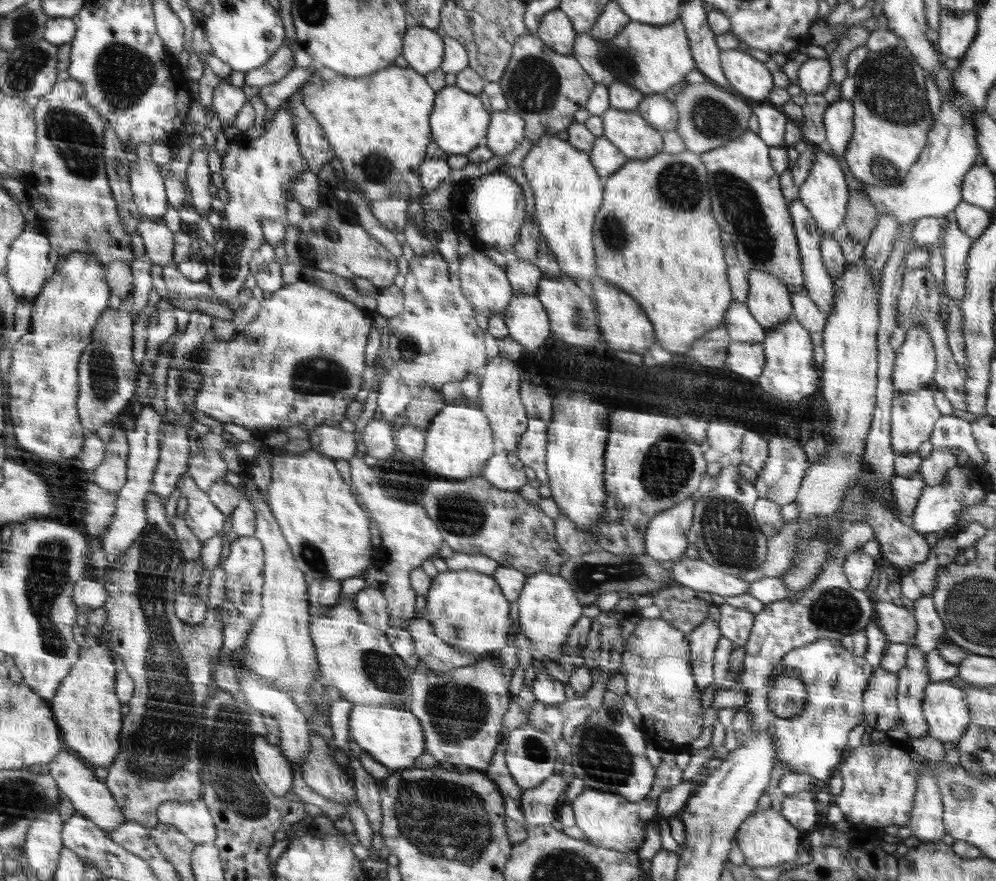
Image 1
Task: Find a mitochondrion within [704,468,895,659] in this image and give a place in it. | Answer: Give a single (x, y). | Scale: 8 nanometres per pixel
(835, 609)

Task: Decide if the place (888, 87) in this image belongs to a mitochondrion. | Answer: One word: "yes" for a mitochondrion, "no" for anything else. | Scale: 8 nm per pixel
yes

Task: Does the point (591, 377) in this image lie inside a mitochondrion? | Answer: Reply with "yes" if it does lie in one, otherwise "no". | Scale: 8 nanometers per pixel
no

